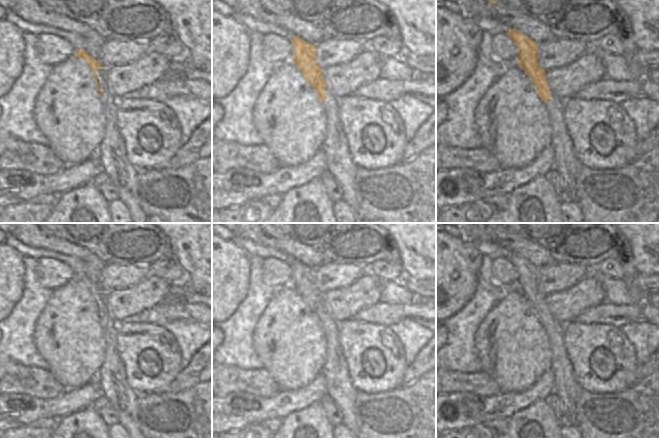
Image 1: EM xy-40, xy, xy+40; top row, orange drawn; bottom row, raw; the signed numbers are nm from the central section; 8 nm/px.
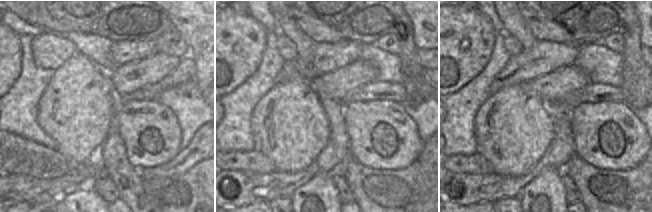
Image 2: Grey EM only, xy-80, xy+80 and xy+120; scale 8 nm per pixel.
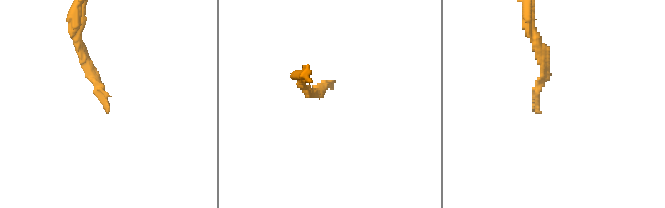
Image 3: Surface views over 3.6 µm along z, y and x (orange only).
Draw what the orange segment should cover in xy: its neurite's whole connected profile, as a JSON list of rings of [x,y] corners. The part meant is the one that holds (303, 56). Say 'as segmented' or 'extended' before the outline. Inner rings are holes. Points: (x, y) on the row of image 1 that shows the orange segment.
extended; [[[296,35],[290,41],[293,48],[291,61],[313,88],[325,112],[327,134],[321,149],[327,162],[326,171],[335,178],[343,192],[343,200],[359,218],[359,204],[355,194],[357,166],[351,158],[347,138],[339,122],[339,99],[325,85],[323,70],[315,62],[315,45]]]

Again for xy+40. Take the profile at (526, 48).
extended; [[[516,29],[505,33],[517,46],[516,64],[525,72],[535,86],[535,92],[544,103],[551,124],[553,170],[575,191],[581,164],[573,152],[573,144],[563,120],[563,101],[553,93],[547,84],[545,71],[537,62],[537,43]]]

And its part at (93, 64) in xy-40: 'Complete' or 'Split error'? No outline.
Split error

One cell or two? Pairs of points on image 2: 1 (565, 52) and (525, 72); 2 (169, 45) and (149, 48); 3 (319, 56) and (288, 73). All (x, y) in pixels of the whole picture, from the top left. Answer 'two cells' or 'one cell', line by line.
1: one cell
2: two cells
3: one cell

